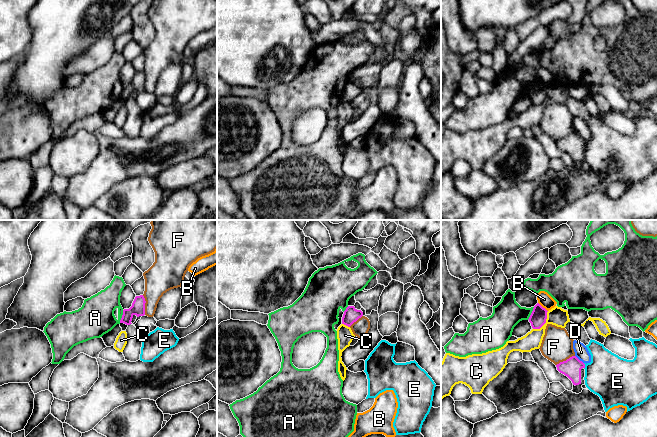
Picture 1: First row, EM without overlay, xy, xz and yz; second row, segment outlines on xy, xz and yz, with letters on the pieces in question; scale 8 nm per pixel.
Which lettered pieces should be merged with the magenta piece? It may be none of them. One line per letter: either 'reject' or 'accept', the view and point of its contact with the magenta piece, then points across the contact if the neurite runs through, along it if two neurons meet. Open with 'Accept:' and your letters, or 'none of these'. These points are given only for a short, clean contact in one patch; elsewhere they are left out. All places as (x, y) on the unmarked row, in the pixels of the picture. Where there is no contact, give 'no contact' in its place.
Accept: none of these
A: reject; contact xy (122, 92); border xy (123, 86), (119, 98)
B: reject; contact yz (542, 83); border yz (538, 78), (547, 87)
C: reject; contact yz (544, 99); border yz (548, 87), (546, 97), (539, 104), (533, 105)
D: reject; contact yz (578, 135); border yz (575, 131), (583, 139)
E: reject; contact yz (584, 142)
F: reject; contact xy (144, 81)

